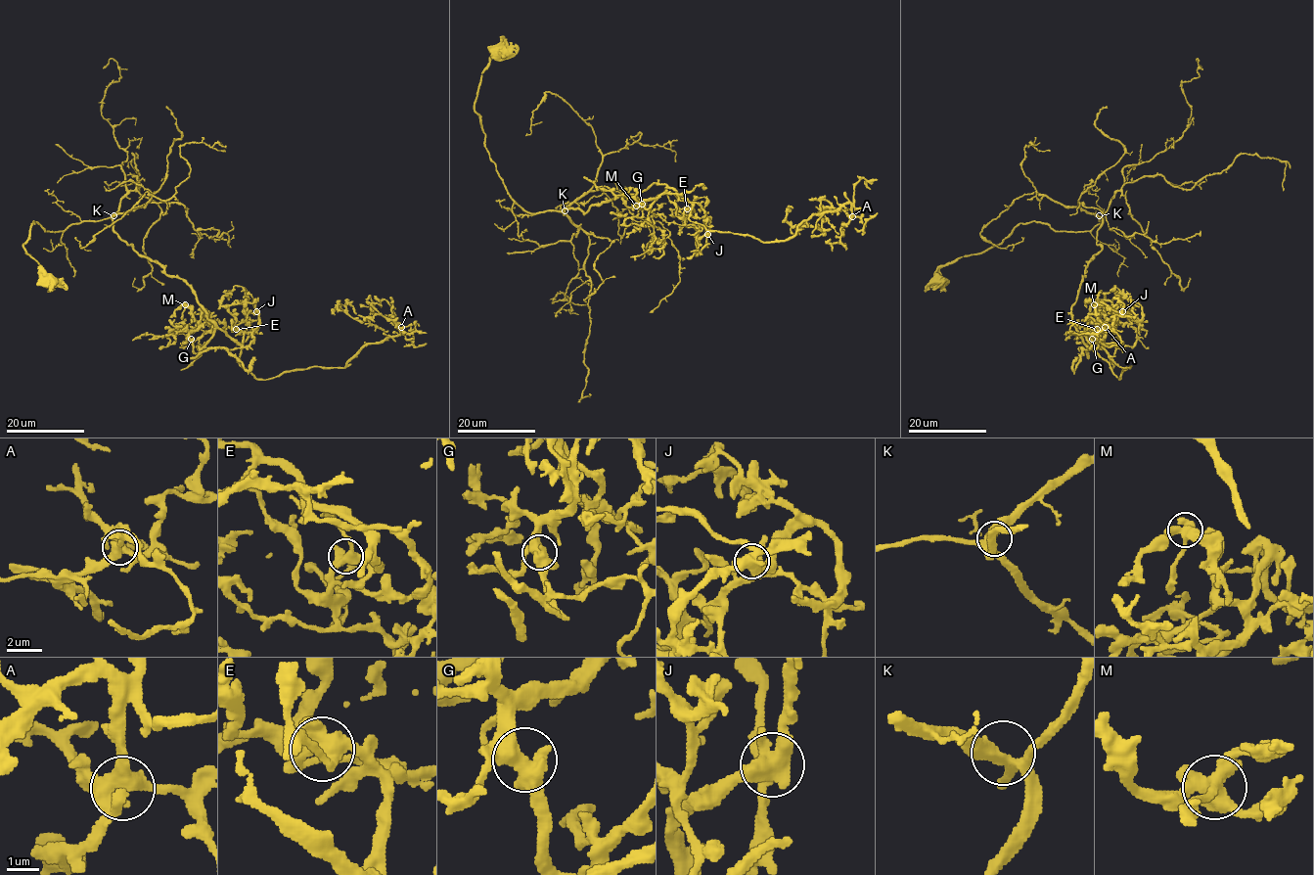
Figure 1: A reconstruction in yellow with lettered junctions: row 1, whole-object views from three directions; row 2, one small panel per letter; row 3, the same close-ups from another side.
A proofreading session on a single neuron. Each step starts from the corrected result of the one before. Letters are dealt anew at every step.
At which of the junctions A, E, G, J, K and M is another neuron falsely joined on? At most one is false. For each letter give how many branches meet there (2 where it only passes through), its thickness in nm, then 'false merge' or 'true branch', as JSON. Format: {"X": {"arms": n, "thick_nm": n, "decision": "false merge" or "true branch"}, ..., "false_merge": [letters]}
{"A": {"arms": 4, "thick_nm": 440, "decision": "true branch"}, "E": {"arms": 4, "thick_nm": 440, "decision": "true branch"}, "G": {"arms": 4, "thick_nm": 460, "decision": "true branch"}, "J": {"arms": 4, "thick_nm": 500, "decision": "false merge"}, "K": {"arms": 4, "thick_nm": 360, "decision": "true branch"}, "M": {"arms": 4, "thick_nm": 440, "decision": "true branch"}, "false_merge": ["J"]}

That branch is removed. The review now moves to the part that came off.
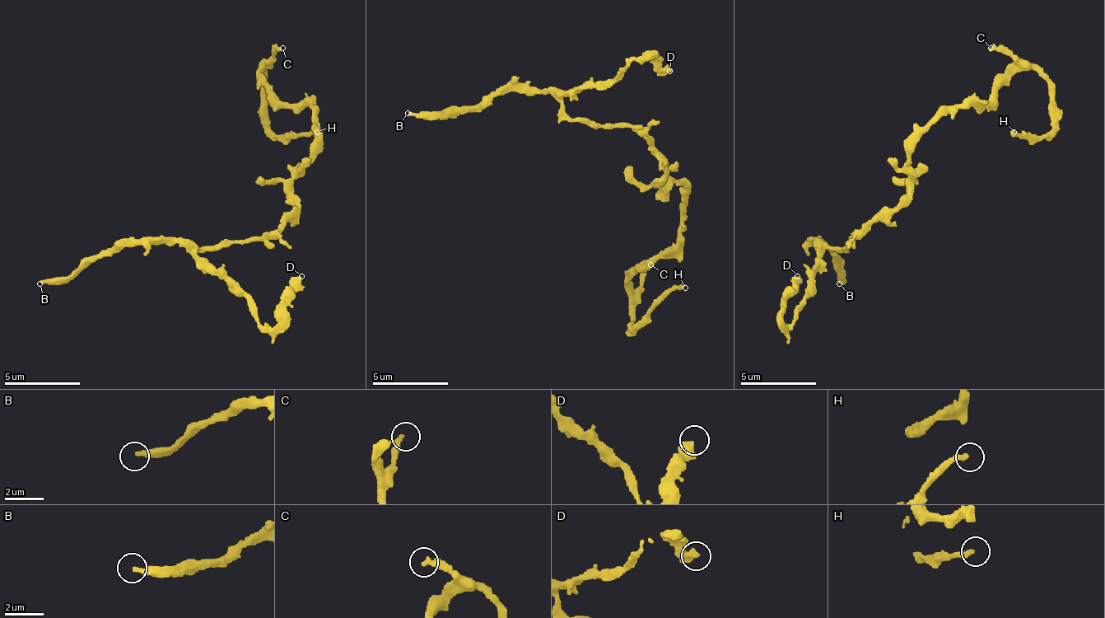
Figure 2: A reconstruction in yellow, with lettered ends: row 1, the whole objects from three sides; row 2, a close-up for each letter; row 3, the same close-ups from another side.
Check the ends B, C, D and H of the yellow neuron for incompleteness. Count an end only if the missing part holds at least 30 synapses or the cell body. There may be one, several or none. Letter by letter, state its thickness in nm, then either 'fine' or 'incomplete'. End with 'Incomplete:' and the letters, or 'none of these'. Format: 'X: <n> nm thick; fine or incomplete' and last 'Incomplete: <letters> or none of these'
B: 280 nm thick; incomplete
C: 260 nm thick; fine
D: 460 nm thick; fine
H: 280 nm thick; fine
Incomplete: B

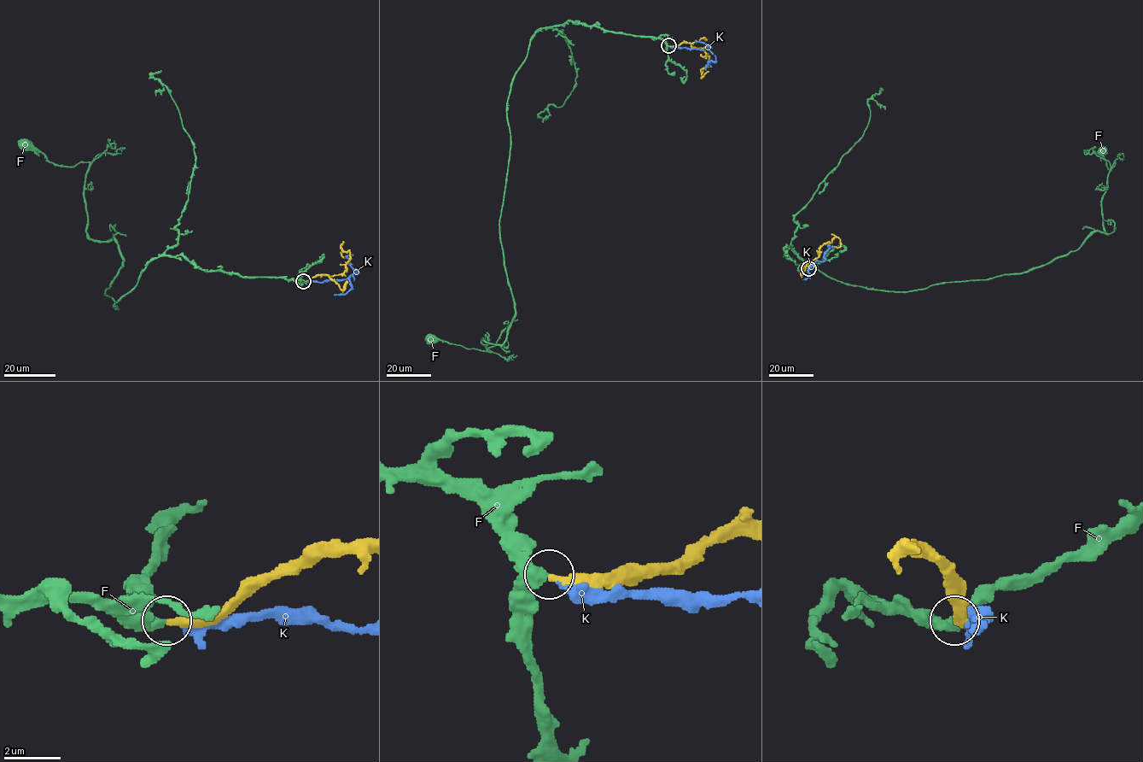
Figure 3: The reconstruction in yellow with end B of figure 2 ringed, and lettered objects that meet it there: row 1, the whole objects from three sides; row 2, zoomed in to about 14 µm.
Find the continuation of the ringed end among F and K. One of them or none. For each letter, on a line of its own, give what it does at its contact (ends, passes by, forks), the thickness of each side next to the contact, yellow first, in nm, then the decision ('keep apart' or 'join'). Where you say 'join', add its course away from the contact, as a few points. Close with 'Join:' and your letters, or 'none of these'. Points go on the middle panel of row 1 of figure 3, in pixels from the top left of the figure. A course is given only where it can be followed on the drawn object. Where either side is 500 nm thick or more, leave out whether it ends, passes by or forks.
F: it passes by; calibres 280 and 360 nm; join; course (668, 46), (567, 20), (530, 39), (499, 219), (514, 319), (486, 351), (431, 340)
K: calibres 500 and 600 nm; keep apart
Join: F

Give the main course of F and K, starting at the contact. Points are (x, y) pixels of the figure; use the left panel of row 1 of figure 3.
F: (302, 281), (154, 257), (118, 309), (105, 294), (121, 253), (86, 231), (89, 162), (54, 164), (25, 143)
K: (306, 281), (339, 280), (358, 273), (348, 256), (353, 255)

